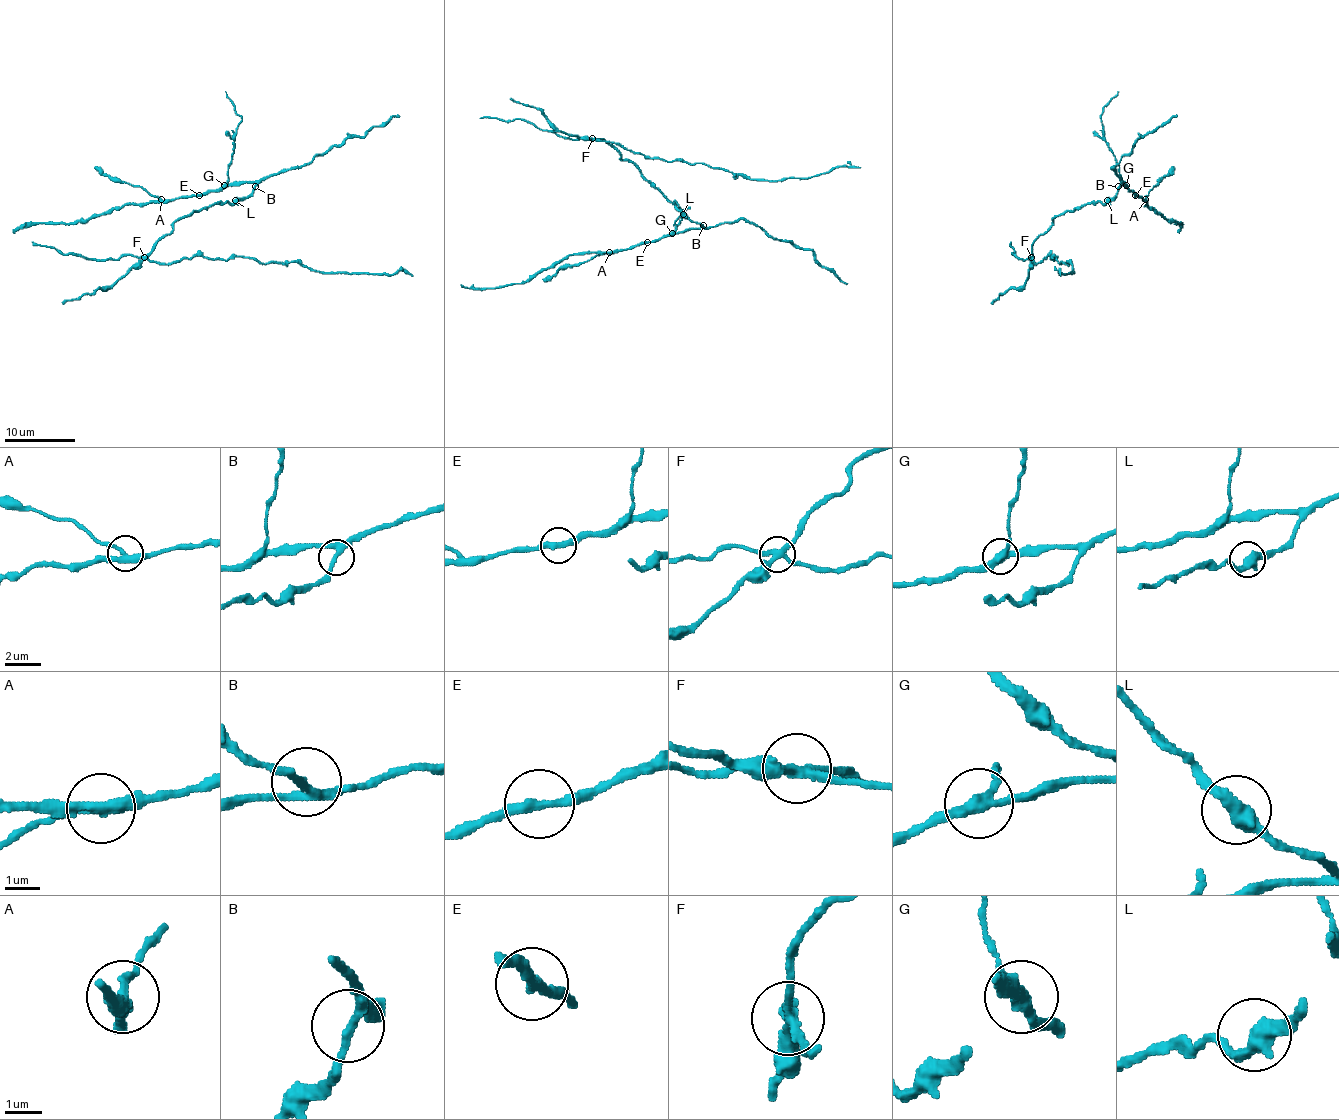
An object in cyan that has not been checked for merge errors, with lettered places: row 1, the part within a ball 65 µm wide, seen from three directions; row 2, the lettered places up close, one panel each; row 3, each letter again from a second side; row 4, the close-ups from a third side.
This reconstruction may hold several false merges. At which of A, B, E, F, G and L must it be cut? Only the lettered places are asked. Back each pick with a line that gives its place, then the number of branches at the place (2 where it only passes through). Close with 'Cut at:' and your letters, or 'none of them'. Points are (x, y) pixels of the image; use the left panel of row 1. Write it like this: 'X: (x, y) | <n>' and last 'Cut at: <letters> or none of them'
A: (161, 199) | 3
F: (144, 257) | 4
G: (224, 185) | 3
Cut at: A, F, G

